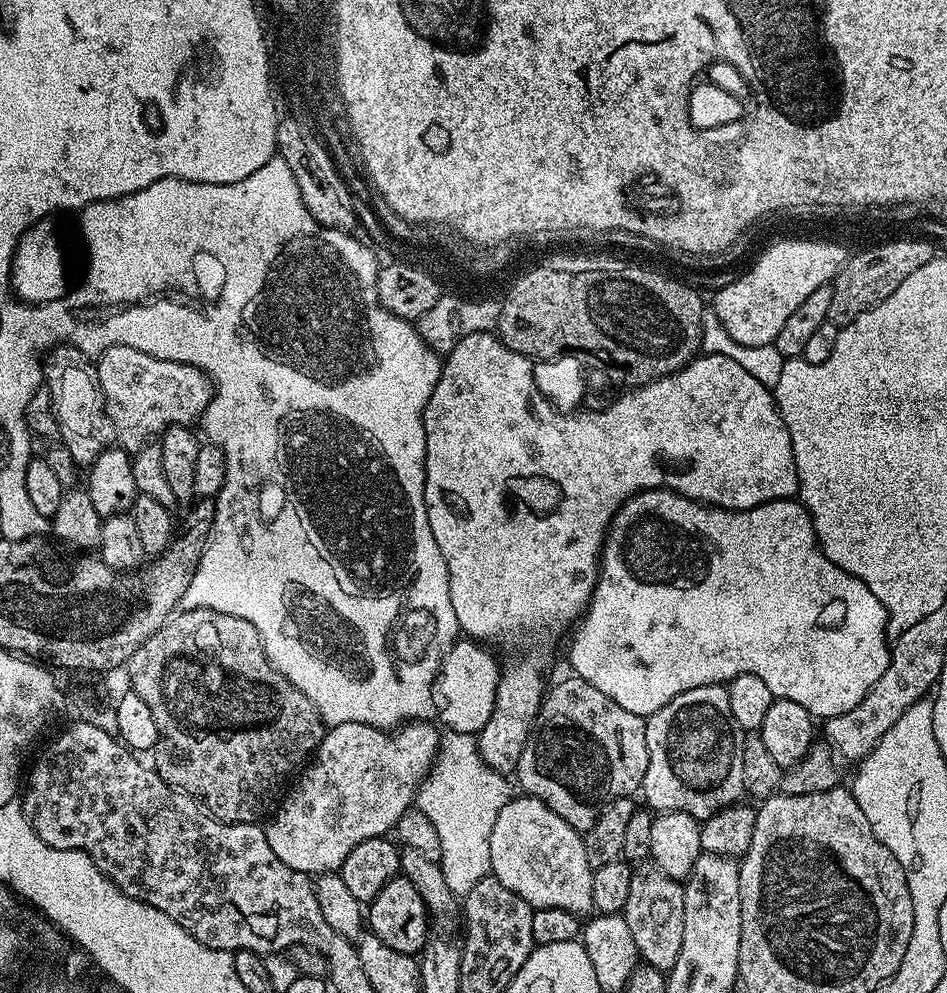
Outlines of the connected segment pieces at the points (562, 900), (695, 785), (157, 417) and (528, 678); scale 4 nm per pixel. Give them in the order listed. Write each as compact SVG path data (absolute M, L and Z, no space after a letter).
M527 794L513 795L502 806L498 818L494 818L494 830L490 830L490 866L491 875L506 886L506 890L514 890L518 898L537 908L557 908L573 914L591 913L592 906L592 867L586 862L586 846L583 835L575 832L572 827L546 802Z
M724 684L698 686L678 694L662 710L646 720L648 765L642 797L649 809L685 812L701 822L745 795L742 778L741 737L730 714L730 698Z
M110 346L100 353L95 365L110 422L114 422L119 443L129 454L139 452L146 442L159 437L168 428L191 425L191 420L199 421L212 401L214 384L202 369L192 364L159 360L150 354L142 354L142 350L134 350L134 346Z
M520 652L508 661L503 661L498 690L494 698L494 710L478 733L478 751L486 763L501 774L515 769L518 758L528 741L528 734L544 699L546 683L544 672L540 669L540 656L536 652Z

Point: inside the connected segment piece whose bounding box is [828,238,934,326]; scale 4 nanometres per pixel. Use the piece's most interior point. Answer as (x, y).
(873, 275)

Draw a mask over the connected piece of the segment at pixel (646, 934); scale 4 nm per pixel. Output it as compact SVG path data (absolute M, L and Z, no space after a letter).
M637 867L630 878L630 895L626 897L622 915L626 926L630 926L630 935L634 938L637 957L643 963L667 974L674 966L674 962L678 962L678 953L682 951L683 883L670 878L658 867Z

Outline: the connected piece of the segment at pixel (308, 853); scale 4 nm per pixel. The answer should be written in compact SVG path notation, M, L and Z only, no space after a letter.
M362 722L331 725L310 763L299 773L300 781L291 785L292 793L283 797L284 805L281 808L279 805L267 821L264 833L274 854L278 854L286 866L299 872L339 873L342 862L346 862L347 855L358 846L358 842L366 842L366 838L387 837L395 829L398 818L413 807L416 791L428 776L432 761L440 750L441 733L436 732L437 725L433 724L409 722L395 730L366 726Z

